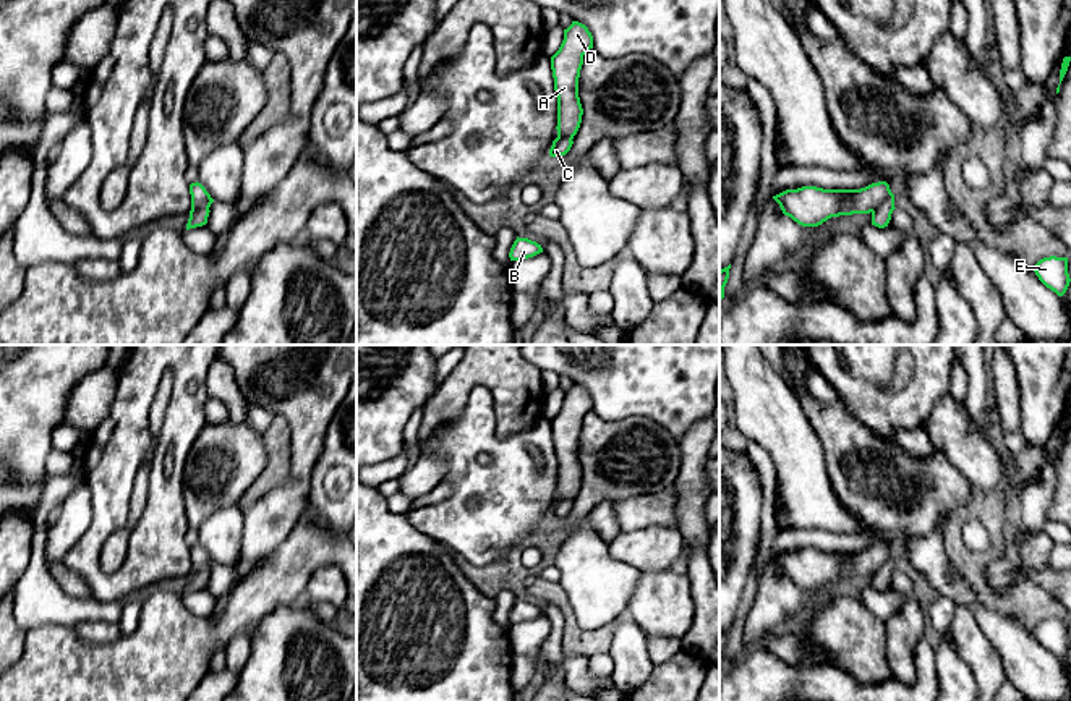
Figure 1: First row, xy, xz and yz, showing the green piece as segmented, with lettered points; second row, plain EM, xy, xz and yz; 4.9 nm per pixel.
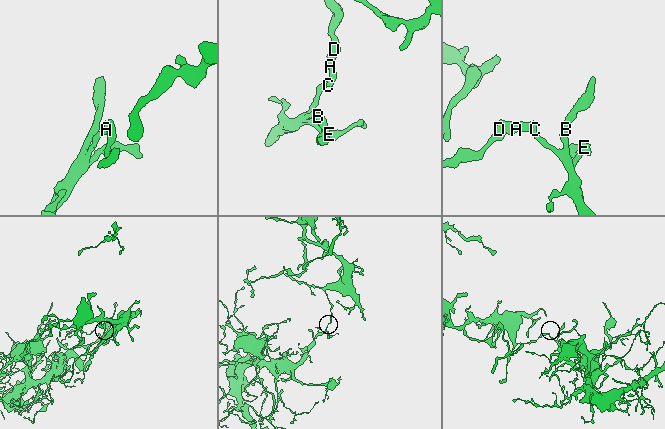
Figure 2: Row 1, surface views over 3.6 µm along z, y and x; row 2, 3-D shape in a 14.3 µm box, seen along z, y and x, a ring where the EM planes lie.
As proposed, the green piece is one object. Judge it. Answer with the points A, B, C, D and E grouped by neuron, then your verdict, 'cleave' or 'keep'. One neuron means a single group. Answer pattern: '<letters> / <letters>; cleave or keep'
A D / B C E; cleave

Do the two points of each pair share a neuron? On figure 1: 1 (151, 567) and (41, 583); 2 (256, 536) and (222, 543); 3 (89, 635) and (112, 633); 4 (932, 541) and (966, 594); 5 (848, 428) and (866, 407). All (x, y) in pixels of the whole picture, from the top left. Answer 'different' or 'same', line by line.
1: different
2: different
3: same
4: same
5: different

